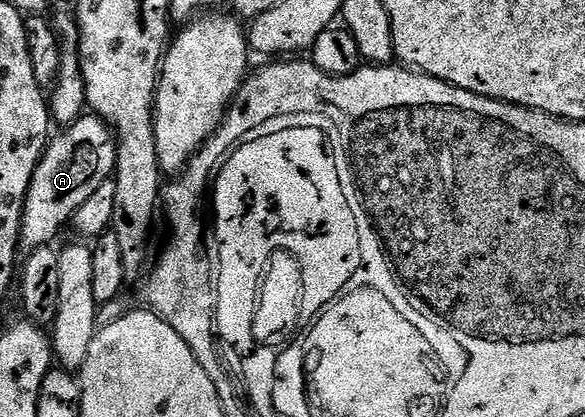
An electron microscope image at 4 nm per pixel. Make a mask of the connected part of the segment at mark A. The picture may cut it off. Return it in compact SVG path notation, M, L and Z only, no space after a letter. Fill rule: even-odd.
M83 114L76 123L67 125L62 132L53 137L46 146L46 152L38 164L38 169L30 190L26 195L26 206L22 215L22 233L18 239L18 251L23 257L31 256L36 250L55 243L54 239L62 232L65 224L69 225L74 219L74 212L104 186L104 182L114 175L114 167L118 165L118 146L116 137L101 118L93 114Z

